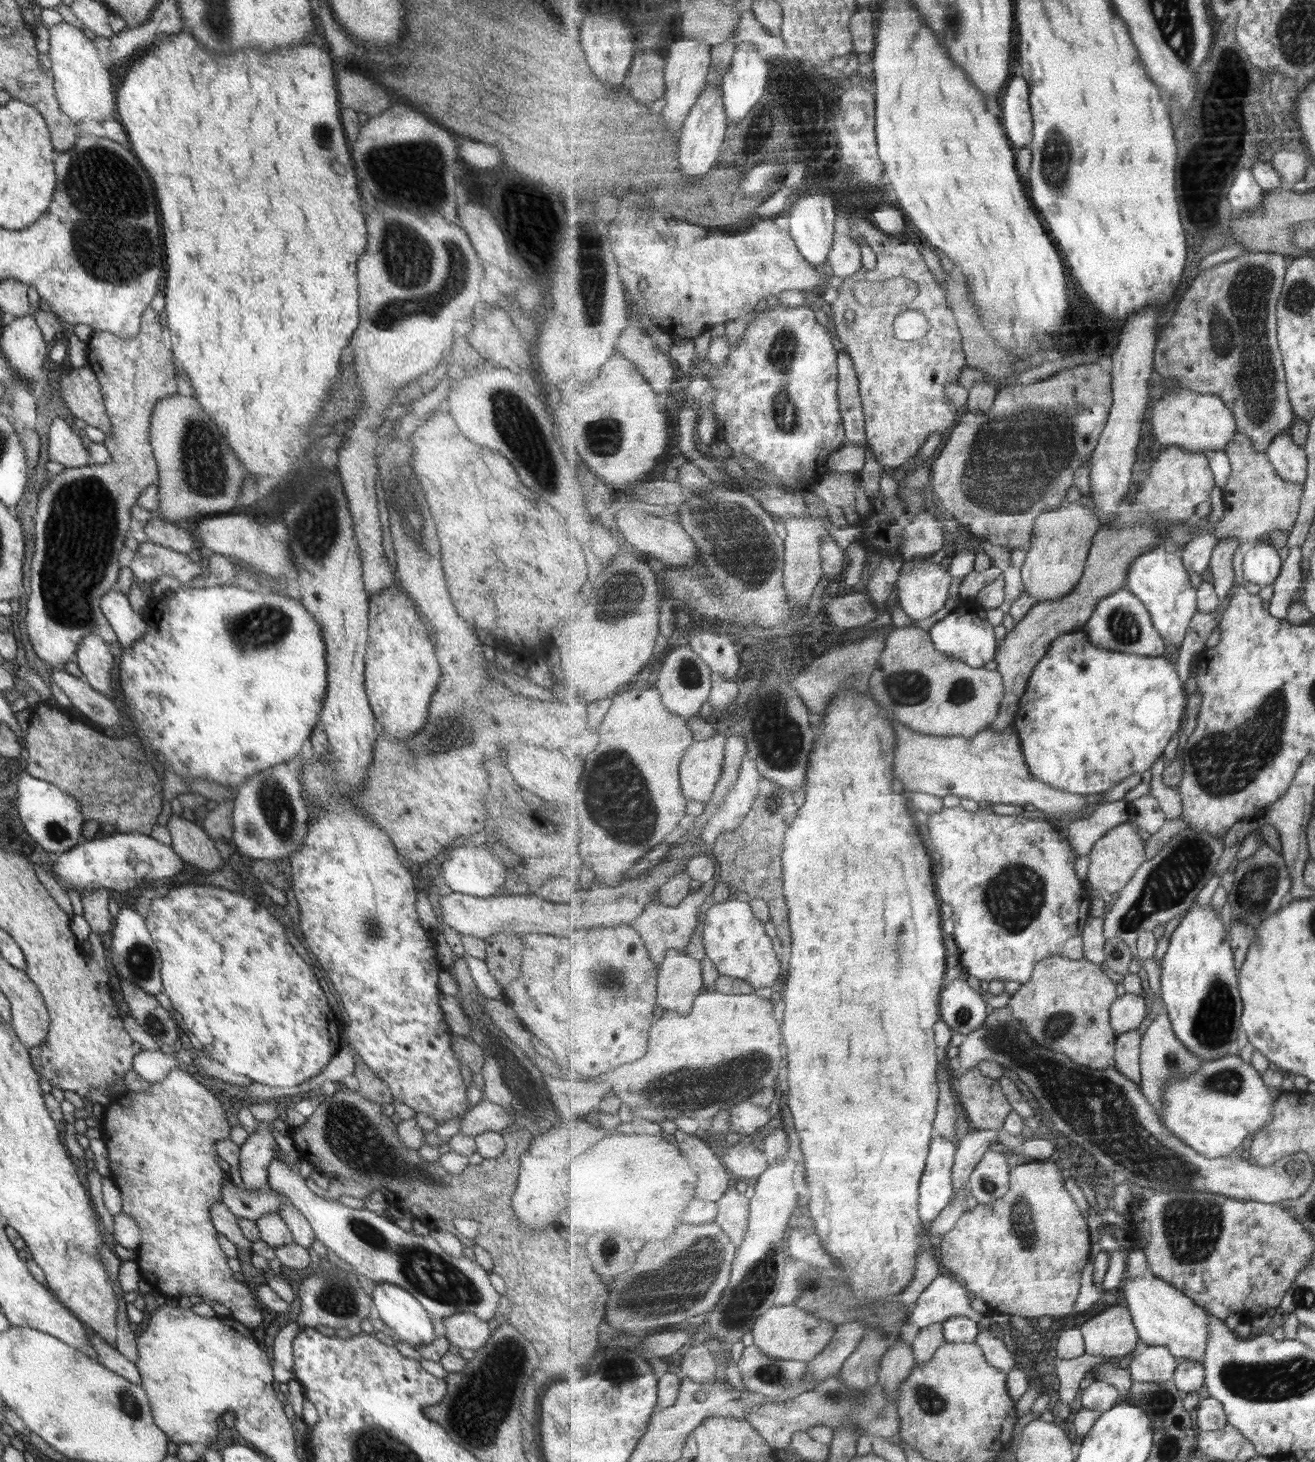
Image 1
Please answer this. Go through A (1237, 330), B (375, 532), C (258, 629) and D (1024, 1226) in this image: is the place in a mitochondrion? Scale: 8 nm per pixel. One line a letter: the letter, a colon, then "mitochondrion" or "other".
A: mitochondrion
B: other
C: mitochondrion
D: mitochondrion

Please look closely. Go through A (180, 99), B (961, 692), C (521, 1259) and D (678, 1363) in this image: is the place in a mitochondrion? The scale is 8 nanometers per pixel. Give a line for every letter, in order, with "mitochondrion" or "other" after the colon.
A: other
B: mitochondrion
C: other
D: other

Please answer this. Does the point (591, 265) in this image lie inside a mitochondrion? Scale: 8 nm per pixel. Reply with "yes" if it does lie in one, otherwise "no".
yes

